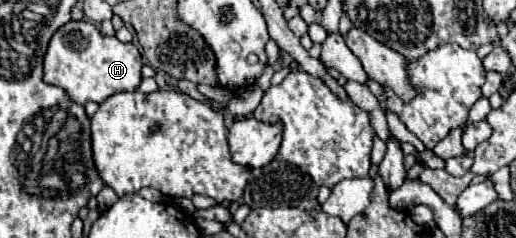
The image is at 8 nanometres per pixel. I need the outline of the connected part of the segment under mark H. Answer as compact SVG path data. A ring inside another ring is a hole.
M69 20L49 40L43 58L43 82L67 90L77 104L101 104L117 92L137 90L141 84L141 54L133 42L119 42L115 36L103 36L99 26L89 20Z

